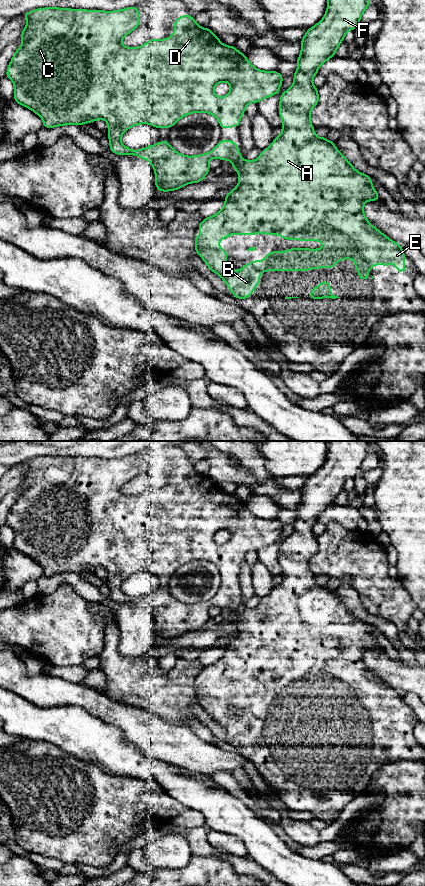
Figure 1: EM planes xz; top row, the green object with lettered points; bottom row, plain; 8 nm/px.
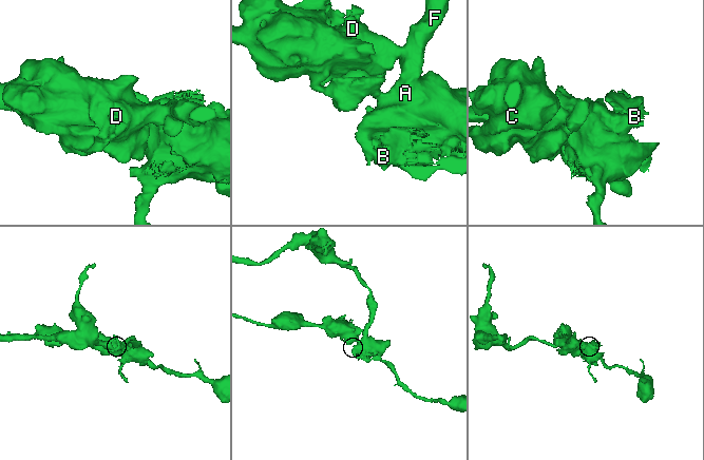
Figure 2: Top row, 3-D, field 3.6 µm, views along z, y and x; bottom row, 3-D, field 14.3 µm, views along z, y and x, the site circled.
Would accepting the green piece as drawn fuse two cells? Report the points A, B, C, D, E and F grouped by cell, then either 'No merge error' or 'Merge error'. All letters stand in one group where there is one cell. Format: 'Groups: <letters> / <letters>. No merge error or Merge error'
Groups: A B E F / C D. Merge error

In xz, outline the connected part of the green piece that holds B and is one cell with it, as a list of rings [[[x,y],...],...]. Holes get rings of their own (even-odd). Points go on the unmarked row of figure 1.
[[[327,441],[328,452],[327,458],[325,463],[323,464],[322,468],[318,470],[313,475],[309,476],[305,481],[301,490],[301,501],[296,511],[298,516],[296,520],[293,522],[294,531],[293,533],[287,537],[280,546],[279,550],[279,563],[282,568],[282,581],[280,584],[275,585],[272,592],[261,599],[260,604],[254,608],[242,608],[239,612],[237,612],[233,617],[240,623],[238,628],[237,635],[231,638],[225,645],[225,652],[223,656],[215,663],[206,665],[204,668],[197,673],[197,676],[202,679],[201,683],[195,683],[195,699],[198,703],[204,708],[206,713],[209,717],[219,723],[225,730],[227,735],[230,737],[232,744],[236,744],[238,748],[246,747],[248,744],[254,741],[254,736],[261,730],[259,724],[264,719],[307,719],[309,717],[317,717],[317,716],[334,716],[338,709],[343,707],[354,707],[355,717],[359,720],[359,728],[368,728],[368,719],[375,713],[380,712],[386,715],[389,714],[390,711],[395,712],[396,718],[399,722],[404,723],[405,719],[405,702],[403,700],[402,694],[400,694],[395,689],[389,687],[386,683],[384,683],[380,678],[370,672],[367,666],[364,663],[364,651],[366,649],[377,649],[380,647],[378,641],[373,635],[371,630],[371,624],[358,620],[351,611],[345,606],[343,602],[341,602],[334,590],[329,589],[326,585],[321,586],[318,585],[314,580],[314,575],[312,574],[310,568],[310,560],[311,558],[318,552],[319,550],[319,543],[318,537],[313,533],[313,525],[318,522],[318,516],[326,510],[328,507],[334,505],[337,496],[344,488],[345,482],[350,479],[354,478],[360,472],[360,466],[362,462],[365,460],[367,455],[370,452],[370,445],[368,441]],[[230,682],[233,683],[253,683],[253,682],[269,682],[269,683],[280,683],[283,688],[292,687],[292,688],[312,688],[312,689],[320,689],[324,692],[322,697],[307,697],[307,696],[290,696],[287,699],[272,699],[268,701],[264,708],[257,708],[257,709],[250,709],[245,714],[243,714],[238,719],[230,719],[229,714],[227,712],[227,699],[223,696],[219,695],[219,689],[221,687],[227,686]]]

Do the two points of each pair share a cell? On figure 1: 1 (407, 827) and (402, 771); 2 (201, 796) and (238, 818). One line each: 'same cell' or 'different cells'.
1: same cell
2: same cell

